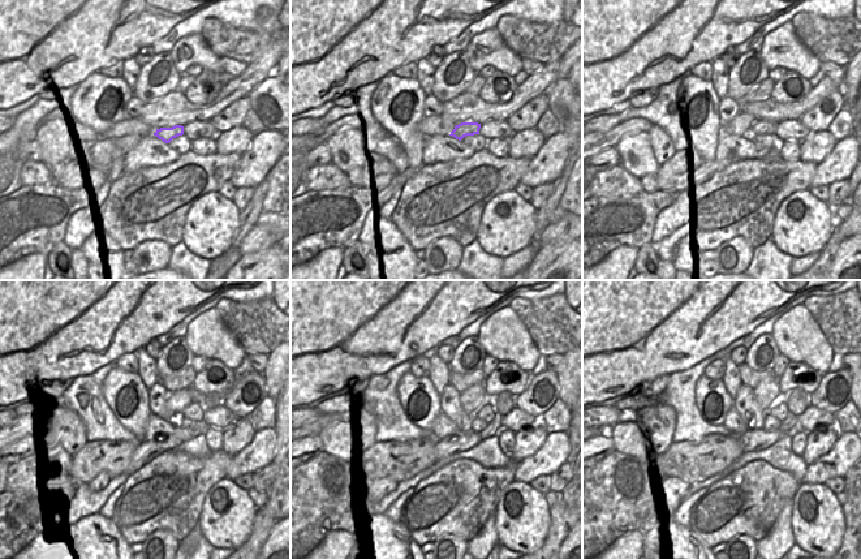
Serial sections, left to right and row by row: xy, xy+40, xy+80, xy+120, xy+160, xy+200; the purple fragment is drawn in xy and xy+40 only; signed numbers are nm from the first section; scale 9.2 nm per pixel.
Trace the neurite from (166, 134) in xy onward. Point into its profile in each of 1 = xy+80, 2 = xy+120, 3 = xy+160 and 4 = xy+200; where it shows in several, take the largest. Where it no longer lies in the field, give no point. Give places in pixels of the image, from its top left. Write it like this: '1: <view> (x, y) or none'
1: xy+80 (761, 127)
2: xy+120 (194, 412)
3: xy+160 (487, 413)
4: xy+200 (780, 412)

